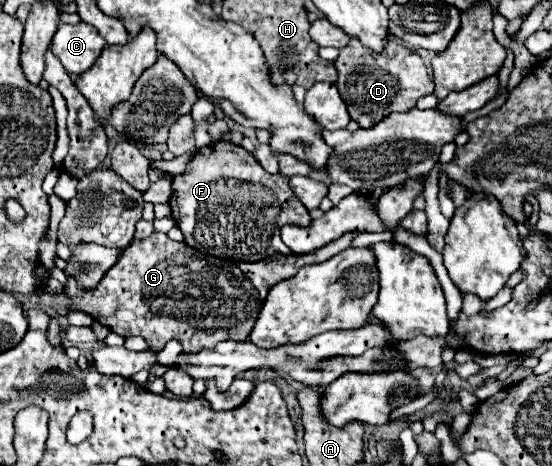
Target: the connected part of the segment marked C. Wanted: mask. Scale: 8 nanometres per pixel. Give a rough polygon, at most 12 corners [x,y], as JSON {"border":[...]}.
{"border":[[60,24],[50,48],[82,74],[106,48],[90,24]]}

